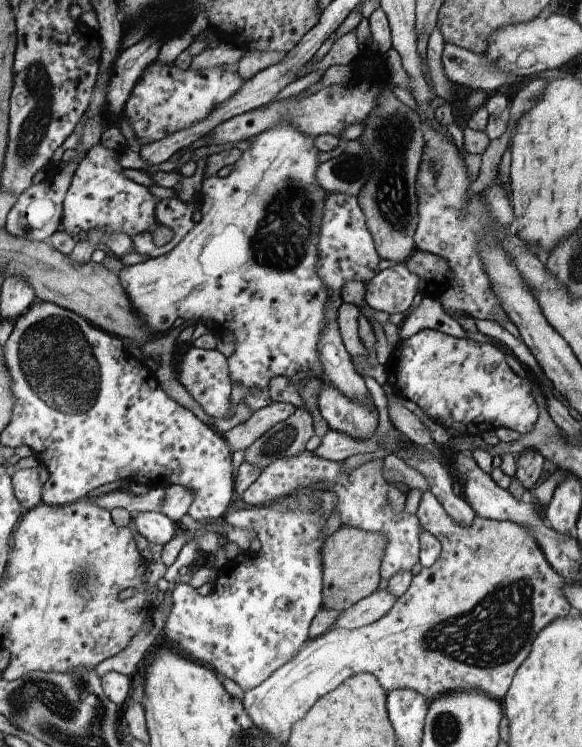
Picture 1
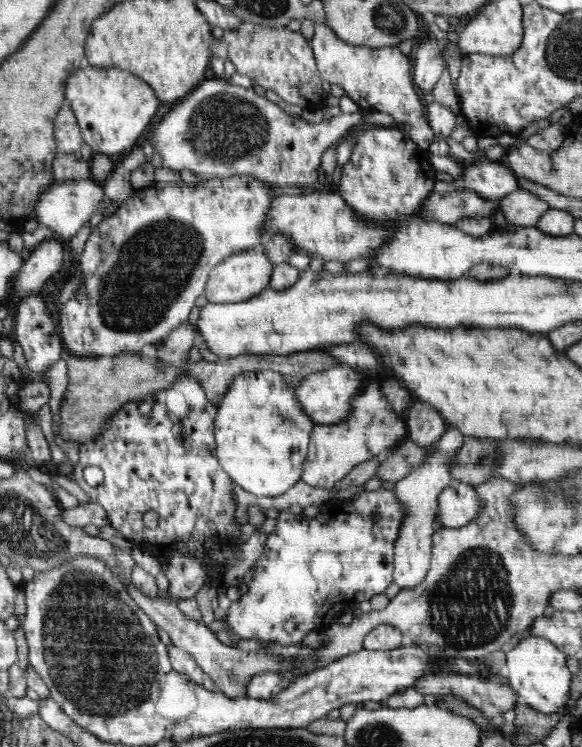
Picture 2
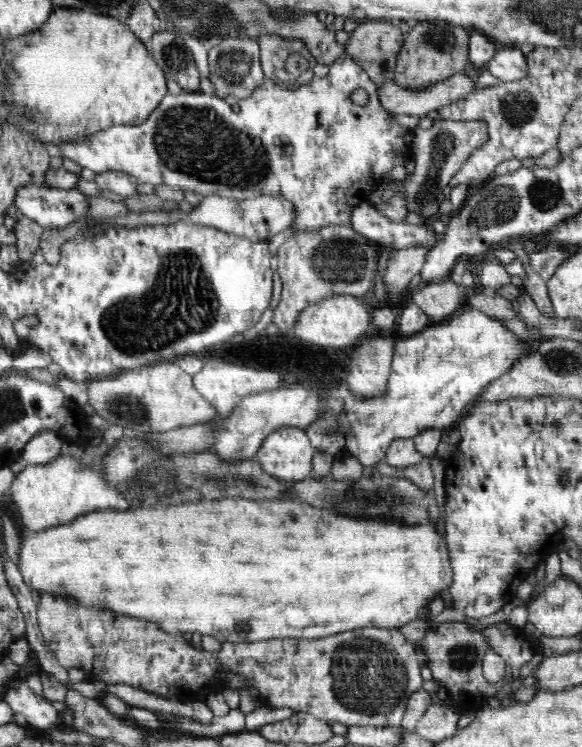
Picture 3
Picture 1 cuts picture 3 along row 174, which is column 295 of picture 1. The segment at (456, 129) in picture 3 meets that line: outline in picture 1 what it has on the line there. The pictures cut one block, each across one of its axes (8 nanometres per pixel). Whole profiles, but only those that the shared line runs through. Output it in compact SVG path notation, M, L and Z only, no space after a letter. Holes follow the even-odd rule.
M297 408L296 412L294 412L286 421L272 426L272 428L267 432L264 432L260 438L254 440L254 443L244 450L244 460L246 463L252 465L254 469L259 468L262 472L265 467L268 467L278 458L292 457L296 456L296 454L300 454L300 452L306 451L306 444L313 435L315 435L315 433L313 432L313 418L310 415L310 412L307 409Z

